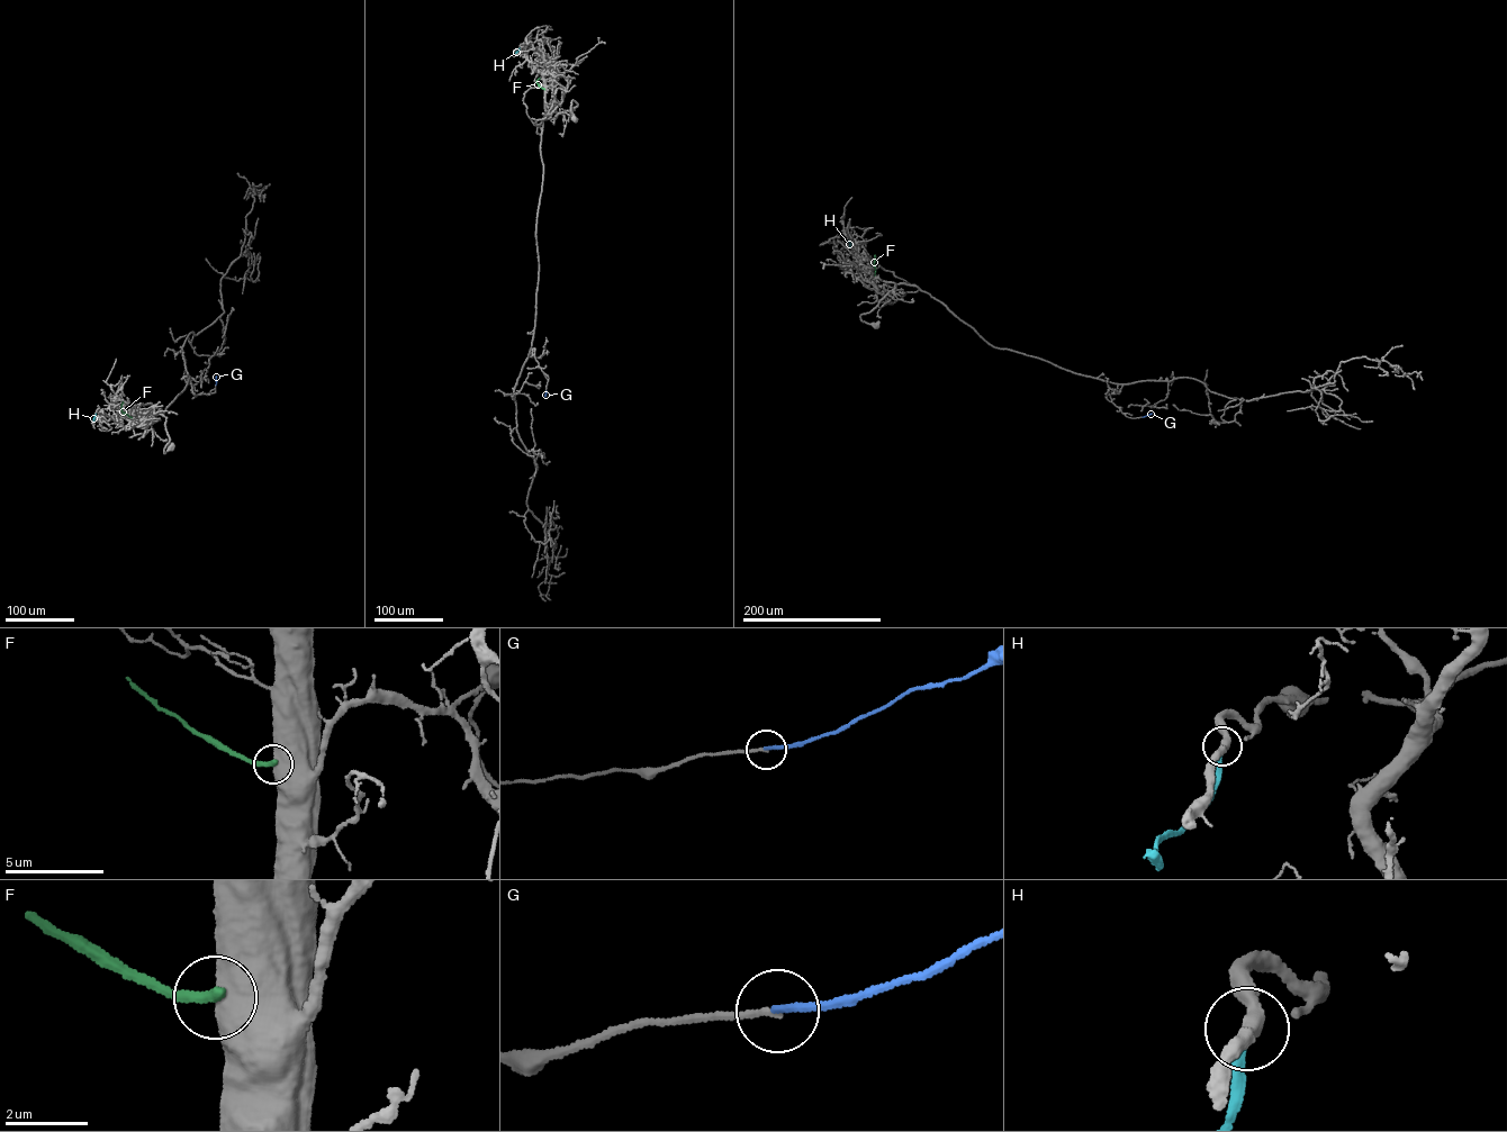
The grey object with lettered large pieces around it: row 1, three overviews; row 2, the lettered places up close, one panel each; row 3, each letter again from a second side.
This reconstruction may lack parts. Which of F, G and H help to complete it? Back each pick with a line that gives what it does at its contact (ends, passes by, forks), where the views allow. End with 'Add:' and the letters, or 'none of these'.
G: it ends
Add: G

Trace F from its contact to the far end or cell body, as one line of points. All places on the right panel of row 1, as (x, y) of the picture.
F: (874, 274), (874, 255)

